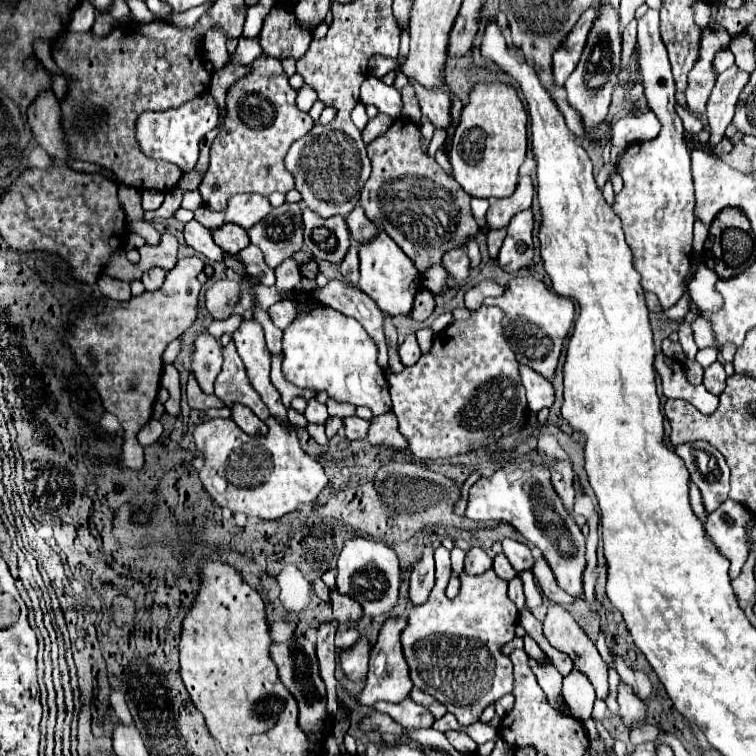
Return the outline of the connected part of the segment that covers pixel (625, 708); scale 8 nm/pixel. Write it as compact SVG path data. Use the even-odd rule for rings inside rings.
M619 684L619 708L621 708L621 718L625 726L631 726L635 720L645 718L645 704L633 696L631 688L627 684Z

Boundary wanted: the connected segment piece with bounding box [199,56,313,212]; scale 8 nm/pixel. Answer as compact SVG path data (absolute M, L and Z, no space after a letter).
M265 56L255 58L249 64L249 72L227 90L225 126L211 144L209 170L199 186L205 208L225 210L231 194L255 192L269 196L271 192L285 194L293 188L291 172L287 172L283 160L291 144L313 128L311 116L297 108L295 98L297 92L289 86L281 62Z

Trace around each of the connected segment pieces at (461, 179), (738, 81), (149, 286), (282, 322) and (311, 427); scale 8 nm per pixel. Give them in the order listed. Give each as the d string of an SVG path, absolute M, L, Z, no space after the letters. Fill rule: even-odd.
M475 84L469 104L461 112L461 122L453 136L449 162L453 178L475 198L507 198L515 192L517 172L527 152L527 112L517 92L509 84Z
M731 66L723 74L719 74L711 98L707 102L707 120L709 120L709 134L711 134L707 148L715 148L725 138L725 130L733 120L739 92L747 84L747 80L749 74L737 70L737 66Z
M153 266L151 270L147 270L143 276L141 276L141 282L145 284L145 290L157 290L161 284L163 284L163 278L165 278L165 270L159 268L159 266Z
M281 300L269 308L269 314L271 314L271 320L275 322L275 326L279 326L283 330L287 324L291 324L291 318L295 318L295 310L297 310L297 302Z
M307 424L307 432L311 434L311 438L317 444L327 444L327 436L325 436L325 426L323 424Z

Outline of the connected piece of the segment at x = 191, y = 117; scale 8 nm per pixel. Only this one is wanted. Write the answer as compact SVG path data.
M205 92L199 98L187 102L179 108L171 108L171 110L165 110L165 112L143 112L137 118L135 138L137 138L137 144L139 144L141 152L147 158L173 162L175 166L181 168L183 174L187 174L197 164L201 138L207 132L211 132L215 126L217 126L217 104L215 104L213 96L209 92Z

